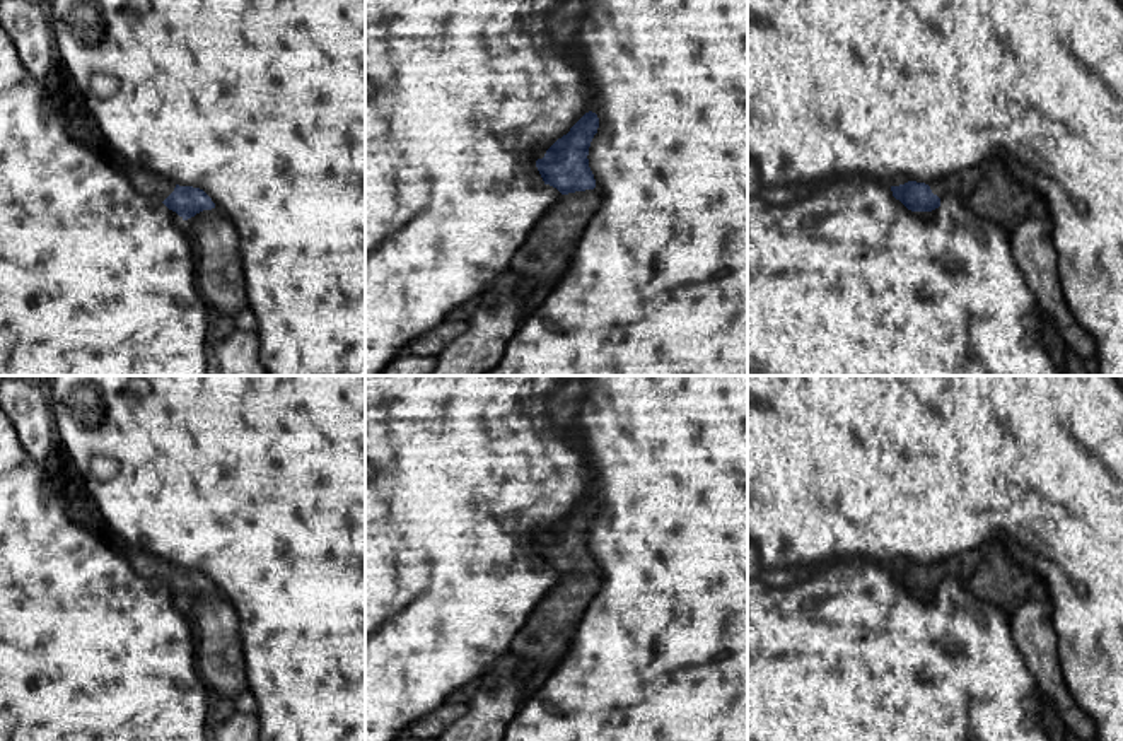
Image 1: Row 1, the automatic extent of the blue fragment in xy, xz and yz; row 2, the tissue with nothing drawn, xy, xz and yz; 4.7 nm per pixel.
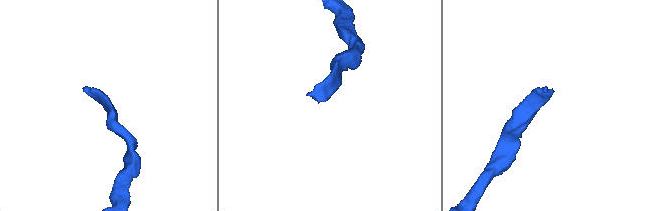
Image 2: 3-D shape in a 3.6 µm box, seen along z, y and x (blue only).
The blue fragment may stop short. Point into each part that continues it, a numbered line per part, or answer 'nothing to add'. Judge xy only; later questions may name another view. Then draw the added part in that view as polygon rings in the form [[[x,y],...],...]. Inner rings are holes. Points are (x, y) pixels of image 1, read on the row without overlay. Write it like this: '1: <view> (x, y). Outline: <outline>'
1: xy (156, 569). Outline: [[[118,543],[118,550],[130,560],[135,570],[159,584],[164,584],[176,570],[176,565],[154,557],[143,550],[135,550],[131,546],[125,546]]]

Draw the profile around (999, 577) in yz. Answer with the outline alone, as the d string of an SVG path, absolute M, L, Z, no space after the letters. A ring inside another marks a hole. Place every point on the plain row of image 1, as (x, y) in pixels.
M990 543L964 586L978 598L1010 611L1019 603L1036 599L1039 582L1041 577L1033 569L1017 563L1002 543Z

